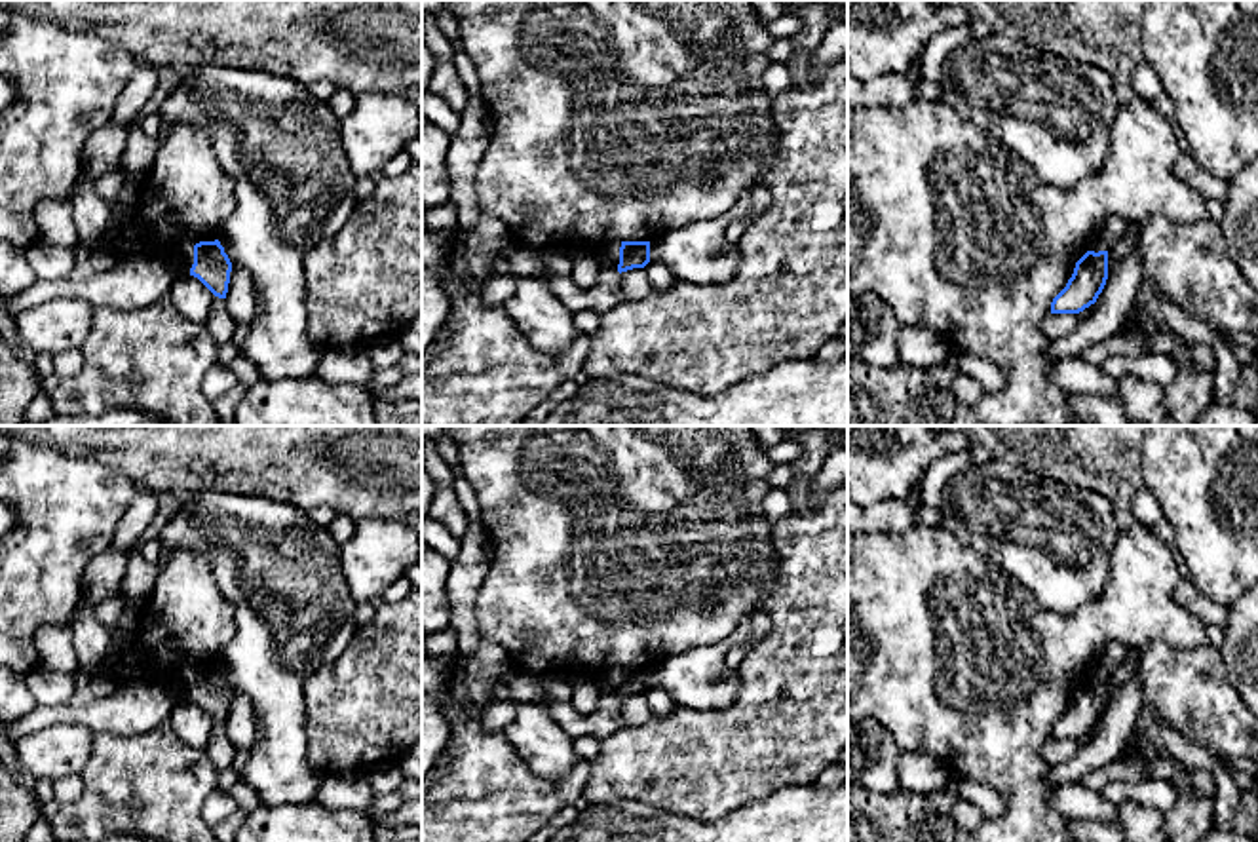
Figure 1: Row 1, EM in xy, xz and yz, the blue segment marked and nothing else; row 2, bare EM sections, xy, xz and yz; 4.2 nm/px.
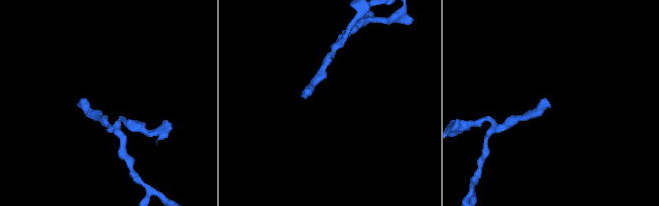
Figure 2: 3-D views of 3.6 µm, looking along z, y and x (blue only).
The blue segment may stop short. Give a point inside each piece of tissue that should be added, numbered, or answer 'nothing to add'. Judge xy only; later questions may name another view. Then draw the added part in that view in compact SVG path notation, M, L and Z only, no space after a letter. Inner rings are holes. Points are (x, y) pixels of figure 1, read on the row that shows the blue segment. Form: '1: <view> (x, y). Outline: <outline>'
1: xy (183, 253). Outline: M179 243L169 247L179 274L190 274L194 264L194 245L196 243Z

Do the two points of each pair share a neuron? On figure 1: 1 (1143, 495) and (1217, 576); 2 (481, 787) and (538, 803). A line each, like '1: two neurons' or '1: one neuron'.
1: two neurons
2: one neuron

